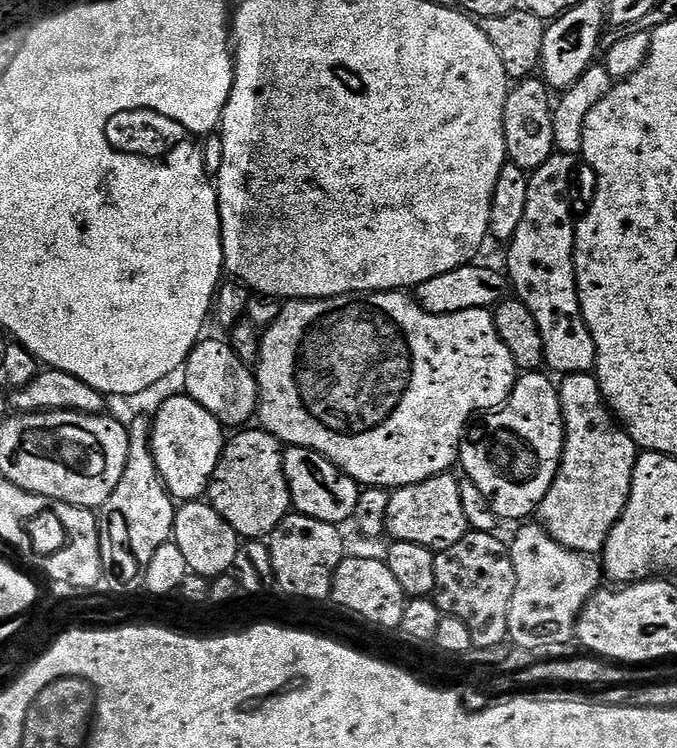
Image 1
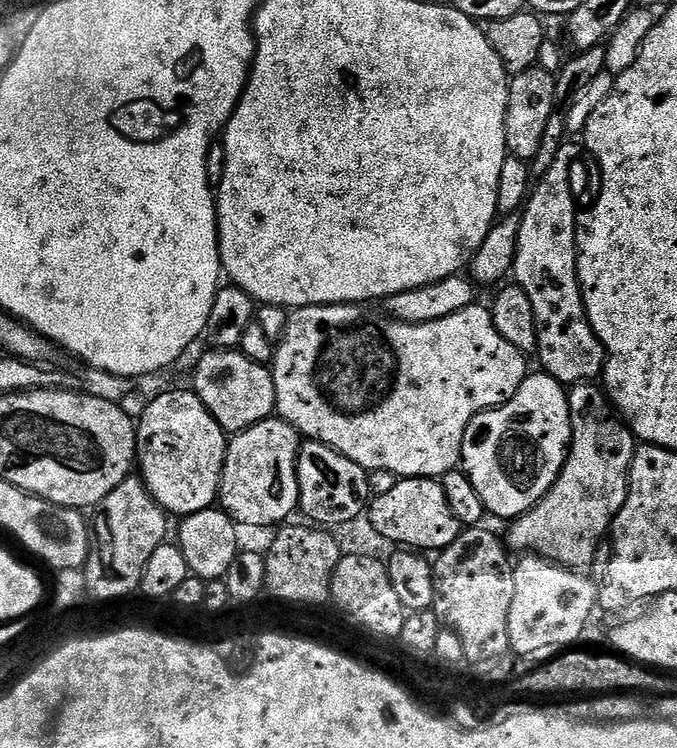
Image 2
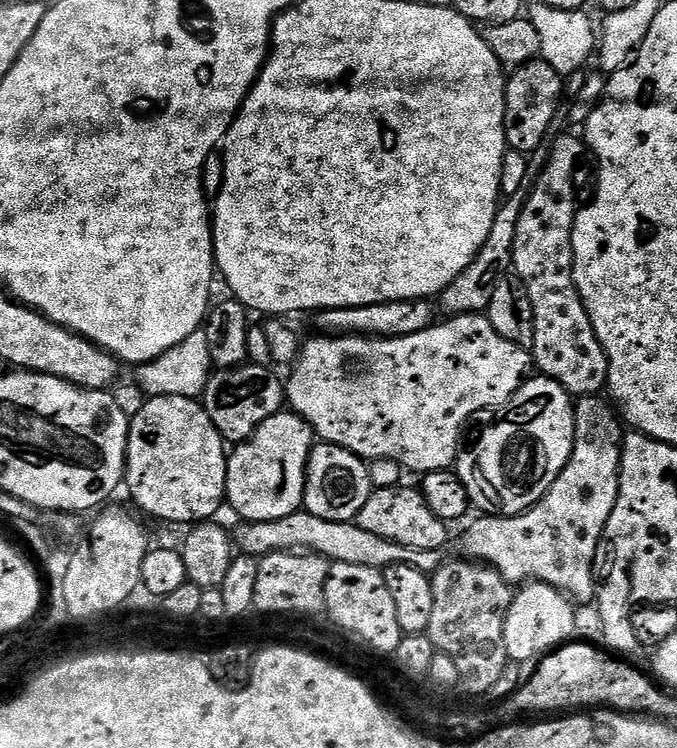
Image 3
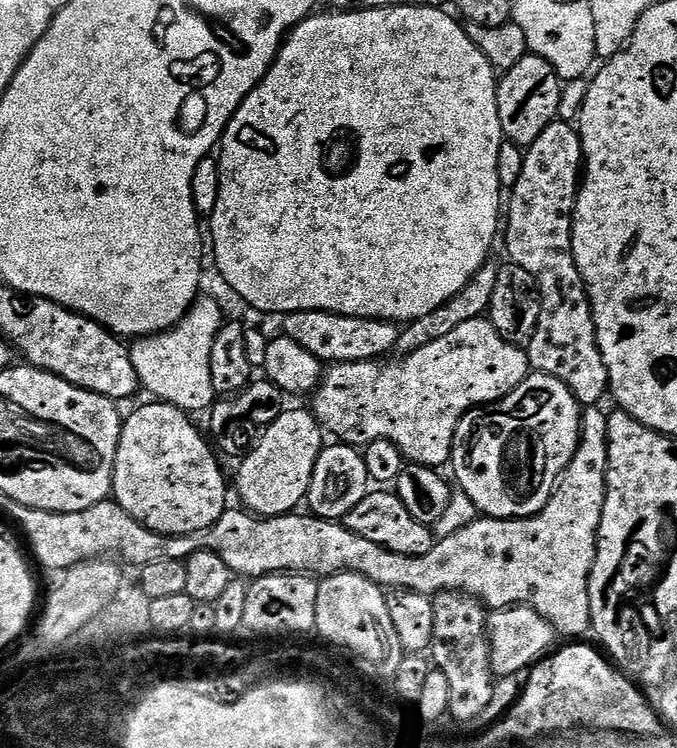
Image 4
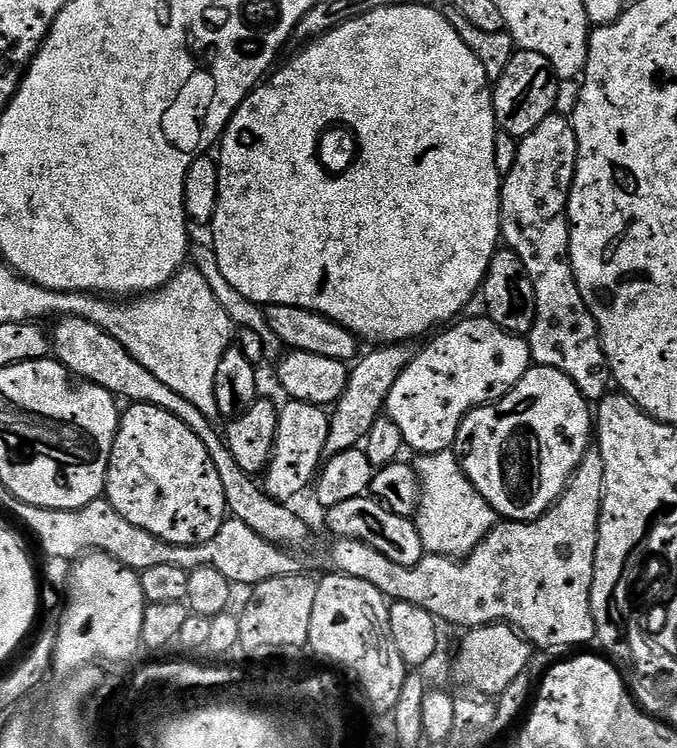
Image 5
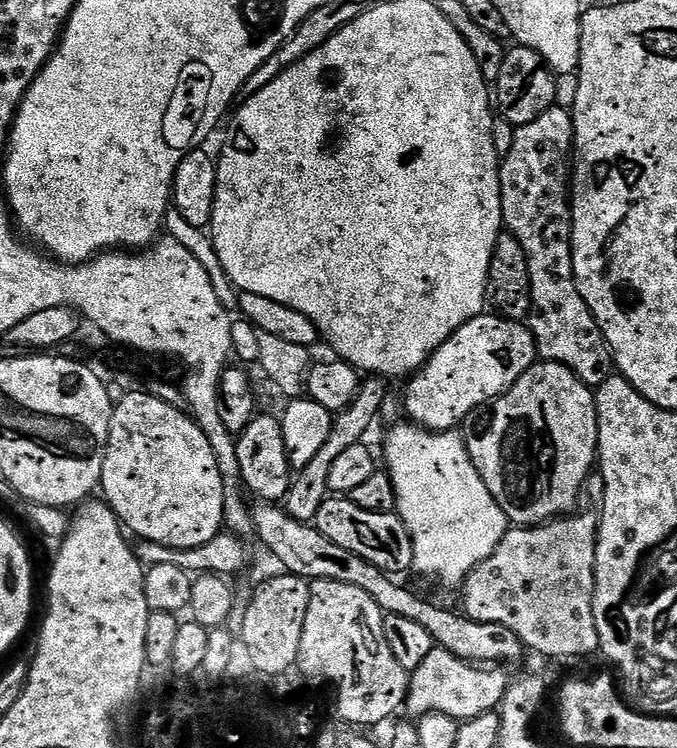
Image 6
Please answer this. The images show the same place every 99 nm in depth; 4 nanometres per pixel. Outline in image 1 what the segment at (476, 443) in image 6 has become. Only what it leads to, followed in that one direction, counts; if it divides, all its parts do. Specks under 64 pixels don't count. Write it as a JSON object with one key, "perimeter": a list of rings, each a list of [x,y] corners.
{"perimeter":[[[543,371],[523,373],[523,375],[521,375],[519,379],[517,379],[516,385],[514,386],[514,390],[510,394],[510,398],[508,399],[507,404],[505,404],[503,408],[497,408],[487,414],[481,415],[479,418],[473,419],[471,423],[469,423],[468,427],[465,428],[464,437],[460,440],[460,455],[458,457],[458,464],[459,464],[459,467],[461,466],[464,467],[463,475],[467,477],[467,479],[472,480],[474,482],[474,486],[478,486],[478,490],[482,490],[482,494],[486,494],[486,498],[490,502],[490,506],[494,510],[494,514],[501,521],[520,520],[520,519],[521,519],[520,521],[523,521],[525,518],[528,518],[528,517],[523,518],[523,516],[528,516],[531,514],[531,512],[533,515],[533,513],[535,513],[537,509],[539,509],[540,503],[542,502],[542,498],[550,490],[550,486],[552,485],[552,483],[554,482],[554,478],[556,477],[556,472],[560,469],[560,456],[564,452],[564,416],[560,413],[560,394],[559,394],[557,385],[555,383],[551,384],[551,382],[548,381],[547,378],[544,377],[544,375],[545,373]]]}

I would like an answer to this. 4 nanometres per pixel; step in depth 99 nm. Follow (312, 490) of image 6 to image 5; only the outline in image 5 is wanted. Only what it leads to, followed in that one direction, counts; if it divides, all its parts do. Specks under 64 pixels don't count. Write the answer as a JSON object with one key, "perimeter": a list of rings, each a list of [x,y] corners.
{"perimeter":[[[405,342],[382,344],[368,351],[372,352],[366,353],[365,356],[363,353],[351,365],[346,390],[331,409],[328,417],[325,457],[337,456],[351,448],[361,447],[362,442],[370,434],[374,422],[385,411],[390,390],[394,390],[394,382],[398,382],[402,370],[406,370],[408,363],[416,357],[418,348],[415,343]]]}

